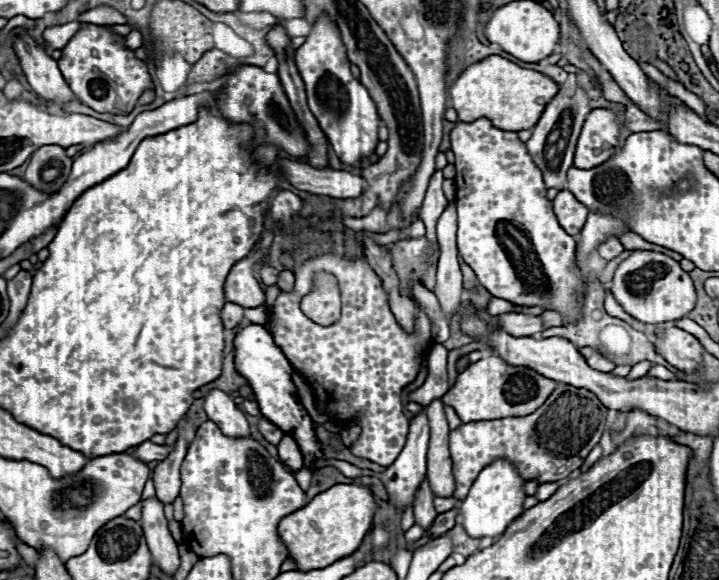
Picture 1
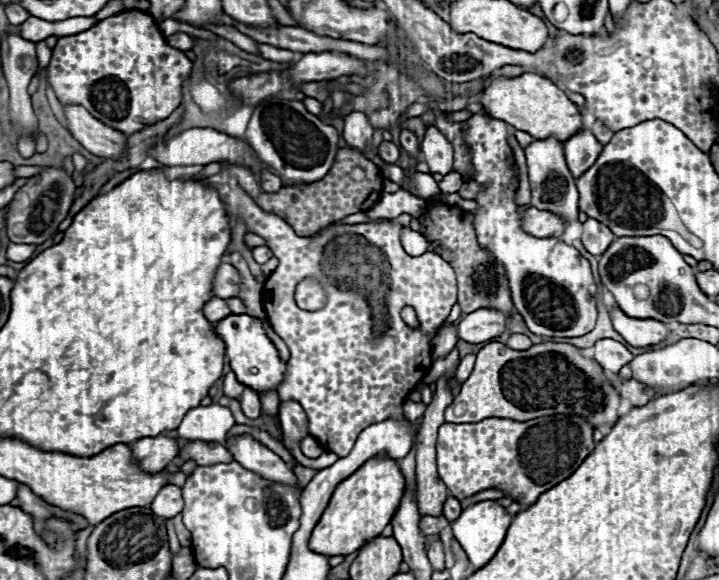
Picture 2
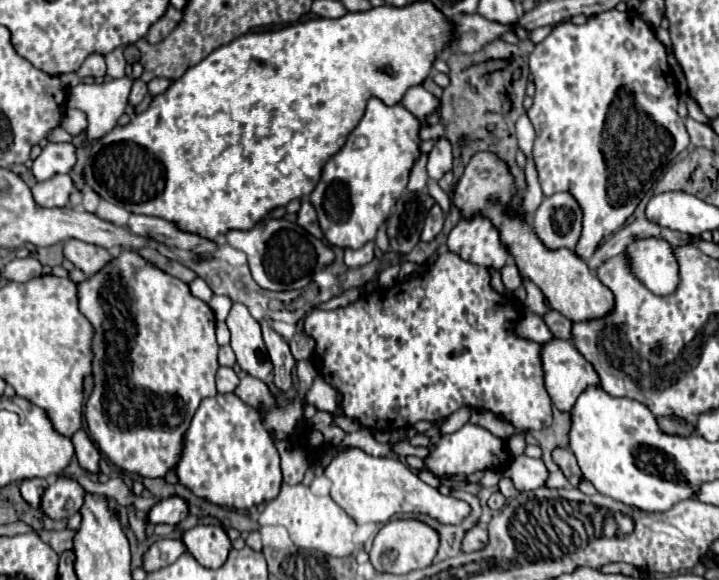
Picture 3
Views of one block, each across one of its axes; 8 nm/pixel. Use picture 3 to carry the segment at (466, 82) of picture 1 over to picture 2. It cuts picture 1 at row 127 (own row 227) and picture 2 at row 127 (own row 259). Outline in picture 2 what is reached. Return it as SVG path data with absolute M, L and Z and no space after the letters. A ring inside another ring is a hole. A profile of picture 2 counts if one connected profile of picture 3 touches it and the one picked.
M526 72L516 78L494 78L490 86L482 90L478 102L488 116L504 120L506 124L514 126L516 130L528 132L534 138L548 138L548 134L556 134L556 138L564 142L582 126L580 108L570 102L568 96L552 80L534 72Z

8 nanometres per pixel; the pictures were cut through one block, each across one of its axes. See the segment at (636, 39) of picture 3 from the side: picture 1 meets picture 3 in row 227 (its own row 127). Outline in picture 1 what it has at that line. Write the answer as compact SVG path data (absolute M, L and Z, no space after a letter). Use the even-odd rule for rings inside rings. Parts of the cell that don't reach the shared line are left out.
M596 108L588 114L582 134L578 138L574 166L582 170L590 170L592 166L600 166L610 160L620 150L620 118L614 110Z

